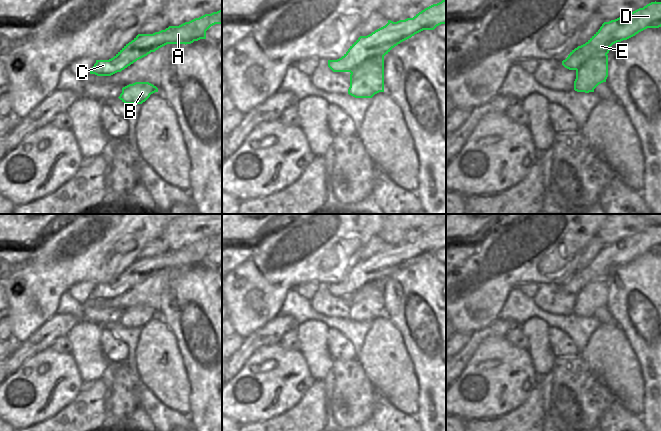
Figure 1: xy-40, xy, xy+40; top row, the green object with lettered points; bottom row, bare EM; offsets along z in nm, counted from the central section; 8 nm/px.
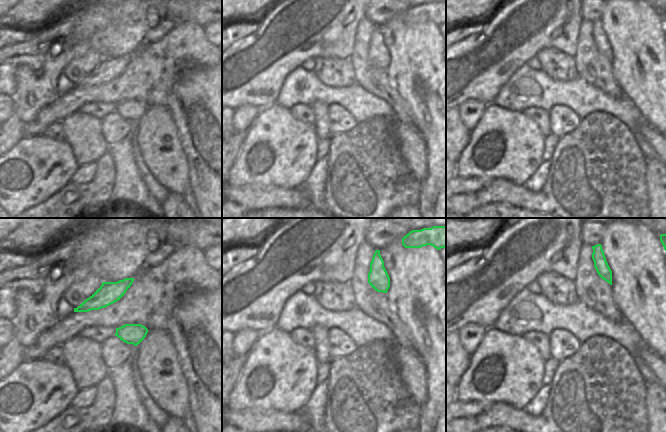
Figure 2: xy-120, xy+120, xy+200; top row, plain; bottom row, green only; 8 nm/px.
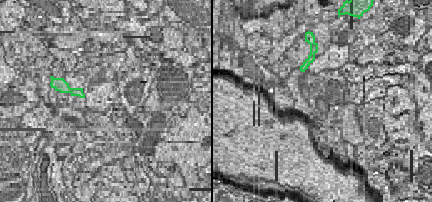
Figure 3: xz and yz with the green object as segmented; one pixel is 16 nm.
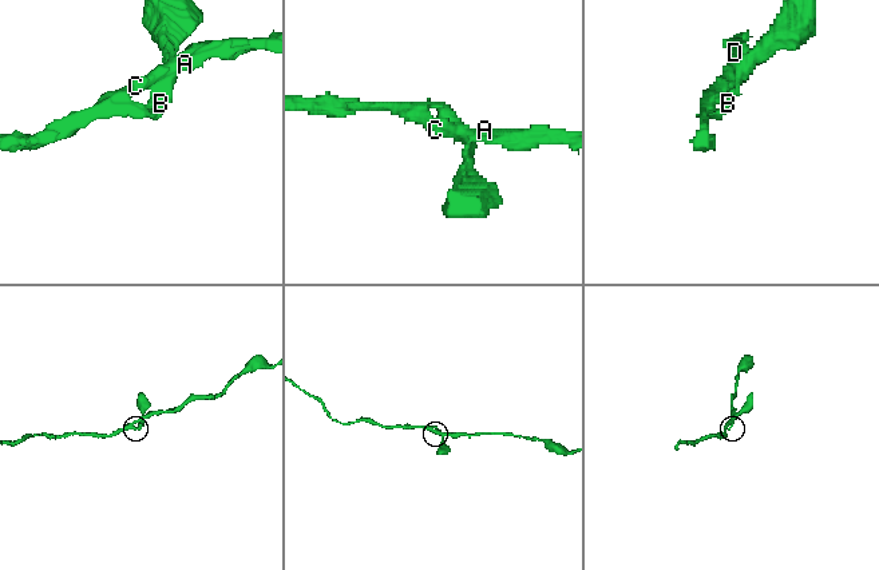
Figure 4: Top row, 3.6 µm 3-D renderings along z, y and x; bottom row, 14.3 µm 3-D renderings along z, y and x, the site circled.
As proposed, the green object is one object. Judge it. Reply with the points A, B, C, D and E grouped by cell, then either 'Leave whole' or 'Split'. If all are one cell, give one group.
Groups: A C D E / B. Split.

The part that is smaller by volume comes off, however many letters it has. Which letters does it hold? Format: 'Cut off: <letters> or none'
Cut off: B

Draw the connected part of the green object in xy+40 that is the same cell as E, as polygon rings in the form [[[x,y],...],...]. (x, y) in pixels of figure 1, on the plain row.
[[[651,226],[615,244],[604,246],[600,253],[583,269],[570,276],[562,285],[569,294],[579,294],[593,280],[605,280],[610,271],[627,264],[647,252],[661,251],[661,226]]]

